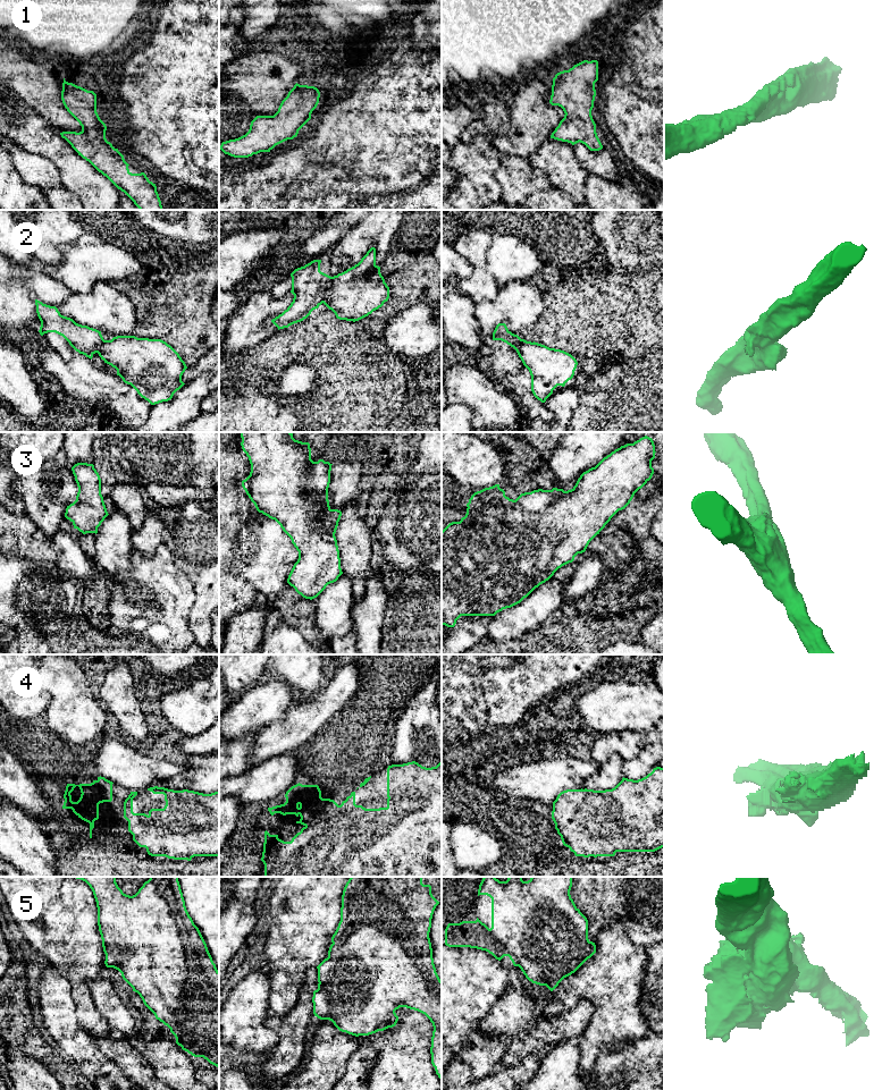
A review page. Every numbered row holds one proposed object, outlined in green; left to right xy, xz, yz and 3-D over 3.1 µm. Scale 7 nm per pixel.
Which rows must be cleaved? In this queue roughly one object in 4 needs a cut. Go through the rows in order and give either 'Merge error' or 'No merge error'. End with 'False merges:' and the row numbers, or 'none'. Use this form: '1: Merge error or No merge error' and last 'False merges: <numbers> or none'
1: No merge error
2: Merge error
3: No merge error
4: No merge error
5: No merge error
False merges: 2

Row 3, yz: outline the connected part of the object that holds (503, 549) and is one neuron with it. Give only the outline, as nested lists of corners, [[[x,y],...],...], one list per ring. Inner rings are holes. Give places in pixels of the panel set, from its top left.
[[[647,436],[621,446],[595,467],[583,472],[576,485],[568,491],[557,488],[538,489],[521,493],[515,500],[506,497],[499,484],[474,492],[467,504],[465,516],[460,522],[450,523],[442,531],[442,625],[454,627],[461,616],[495,616],[503,609],[520,603],[558,568],[572,563],[652,479],[655,453],[654,441]]]

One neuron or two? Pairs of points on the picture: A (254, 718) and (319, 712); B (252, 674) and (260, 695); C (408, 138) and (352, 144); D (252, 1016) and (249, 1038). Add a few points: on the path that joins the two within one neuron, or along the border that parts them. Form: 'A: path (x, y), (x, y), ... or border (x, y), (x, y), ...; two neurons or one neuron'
A: border (297, 699), (282, 718), (269, 723), (260, 731); two neurons
B: border (268, 673), (259, 683), (233, 698); two neurons
C: path (394, 137), (366, 137); one neuron
D: path (248, 1022), (249, 1032); one neuron

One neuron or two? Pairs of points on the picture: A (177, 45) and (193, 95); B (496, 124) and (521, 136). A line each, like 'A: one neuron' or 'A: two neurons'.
A: one neuron
B: two neurons

